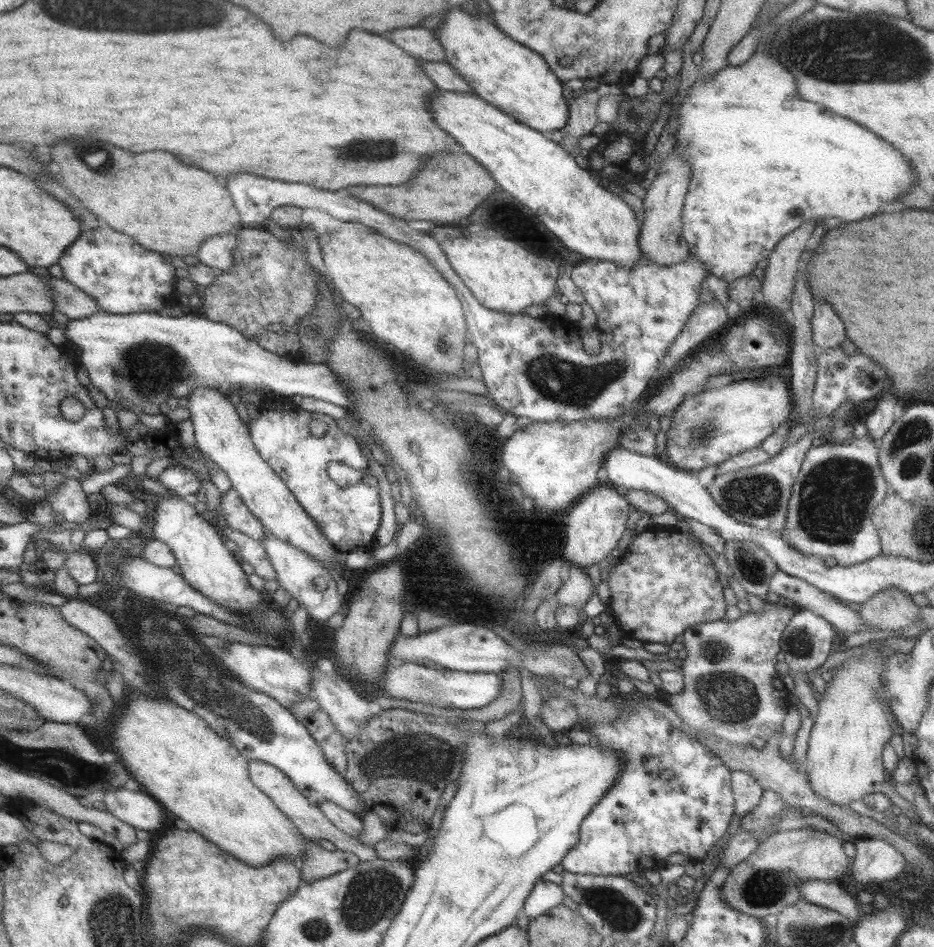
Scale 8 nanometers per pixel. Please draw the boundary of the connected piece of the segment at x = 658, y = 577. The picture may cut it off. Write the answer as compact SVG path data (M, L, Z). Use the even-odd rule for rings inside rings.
M675 529L670 531L642 531L641 533L634 535L631 538L630 543L625 548L625 551L617 559L615 566L612 567L611 572L606 579L607 586L611 591L611 597L608 604L610 606L611 616L613 620L618 624L618 627L622 630L622 638L630 638L639 640L641 642L659 642L659 644L670 644L673 638L682 633L688 626L694 624L701 624L702 622L723 619L725 614L726 604L723 601L723 594L721 593L722 585L717 579L717 571L711 564L709 557L701 550L697 543L695 536L686 537L684 533L678 532Z

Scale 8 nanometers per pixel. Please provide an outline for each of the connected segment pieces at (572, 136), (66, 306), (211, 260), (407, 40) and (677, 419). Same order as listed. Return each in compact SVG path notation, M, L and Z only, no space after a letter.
M588 90L587 93L578 97L573 97L566 105L567 120L562 126L564 137L559 144L566 150L567 154L575 150L581 149L578 146L578 138L581 136L591 136L591 130L595 126L596 106L598 103L598 95L595 91Z
M43 276L52 290L52 299L56 308L69 319L82 319L101 312L98 302L64 278Z
M237 233L218 235L207 239L201 247L198 257L200 263L211 266L218 272L229 272L235 263L235 249L238 244Z
M419 26L397 28L397 30L391 30L387 38L393 40L393 44L397 44L401 50L405 50L411 56L429 61L444 61L443 49L435 40L436 36L433 36L431 30L425 30Z
M763 378L755 382L743 380L713 388L711 392L697 393L681 401L674 408L668 430L664 433L663 459L676 469L695 472L740 452L759 447L780 424L789 418L792 410L790 388L781 378Z

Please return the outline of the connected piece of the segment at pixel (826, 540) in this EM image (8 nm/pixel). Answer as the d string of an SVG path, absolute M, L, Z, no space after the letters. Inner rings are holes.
M865 435L860 439L853 438L844 443L831 443L824 440L821 445L811 445L807 449L798 472L799 474L795 478L795 482L791 487L789 500L787 501L787 515L785 515L785 524L779 531L780 535L786 540L786 542L789 543L789 546L792 546L795 550L798 550L805 556L817 556L821 559L831 556L831 558L835 558L836 564L841 566L857 564L867 560L868 558L873 558L880 553L880 538L877 529L873 526L871 513L875 510L875 507L878 504L883 502L883 499L886 497L885 492L887 492L887 484L885 483L885 479L883 479L883 475L881 475L880 466L877 462L877 444L877 441L872 440L872 438Z

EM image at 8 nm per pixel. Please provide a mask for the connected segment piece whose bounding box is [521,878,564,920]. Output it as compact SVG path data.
M539 878L524 900L521 912L528 920L537 918L550 908L561 904L563 896L564 892L558 884Z

